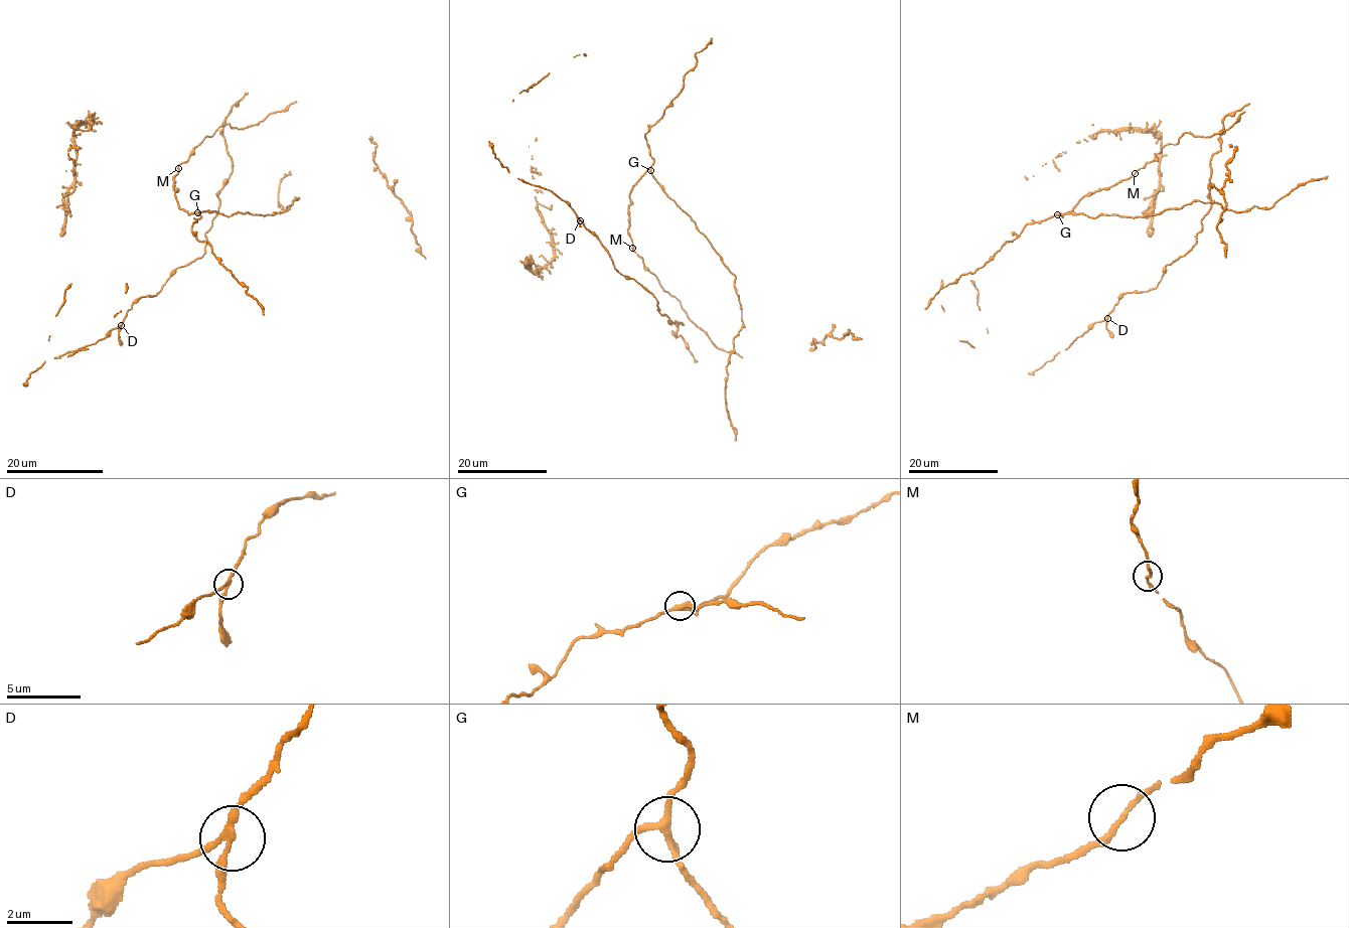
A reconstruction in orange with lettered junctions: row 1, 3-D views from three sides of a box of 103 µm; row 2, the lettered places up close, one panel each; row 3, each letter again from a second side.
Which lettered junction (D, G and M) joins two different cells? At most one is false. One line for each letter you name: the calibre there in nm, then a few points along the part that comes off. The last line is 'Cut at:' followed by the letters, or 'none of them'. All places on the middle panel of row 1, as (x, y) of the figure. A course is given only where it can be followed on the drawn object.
D: 170 nm
Cut at: D

